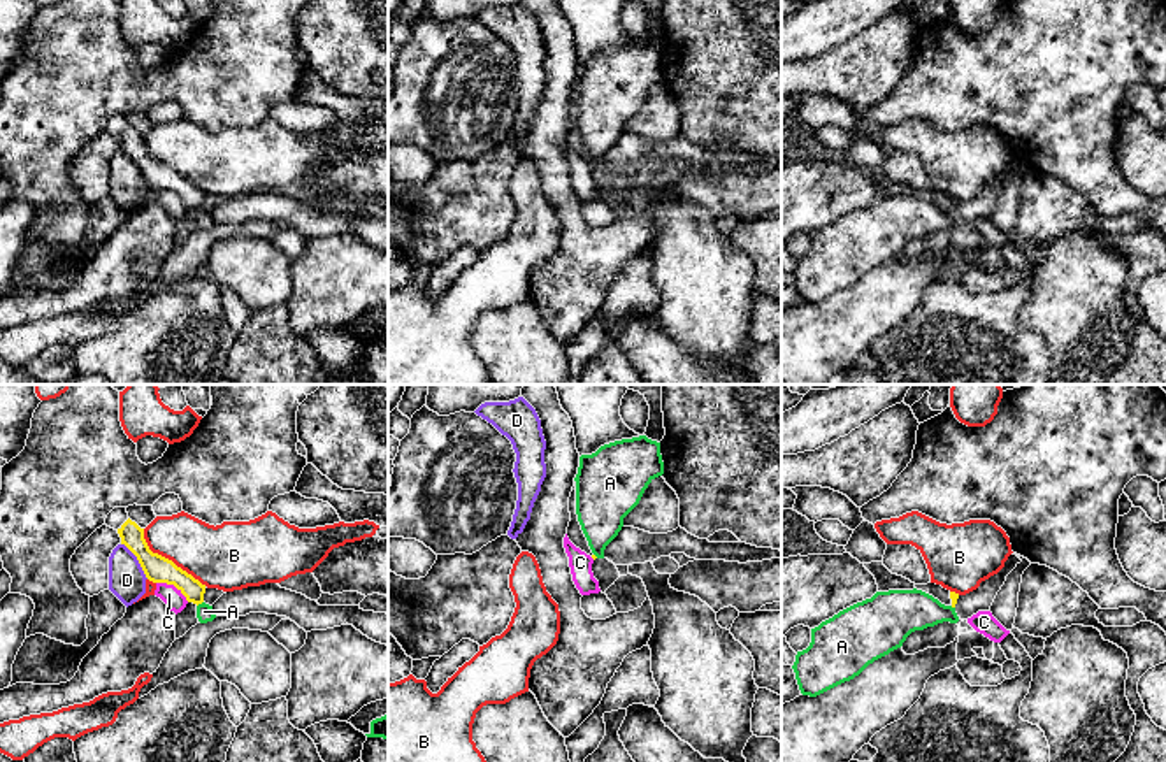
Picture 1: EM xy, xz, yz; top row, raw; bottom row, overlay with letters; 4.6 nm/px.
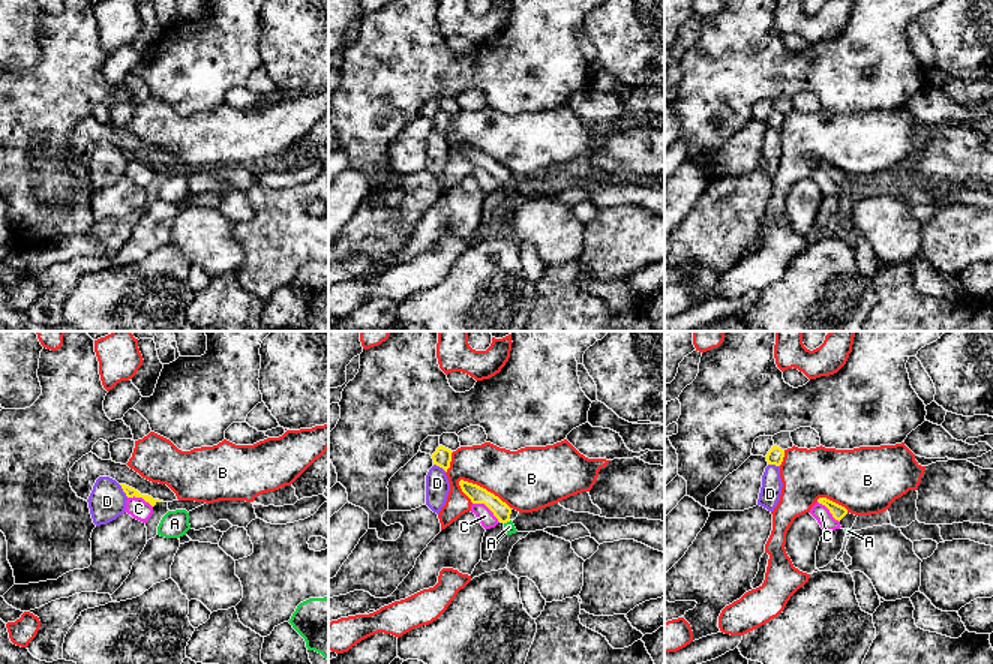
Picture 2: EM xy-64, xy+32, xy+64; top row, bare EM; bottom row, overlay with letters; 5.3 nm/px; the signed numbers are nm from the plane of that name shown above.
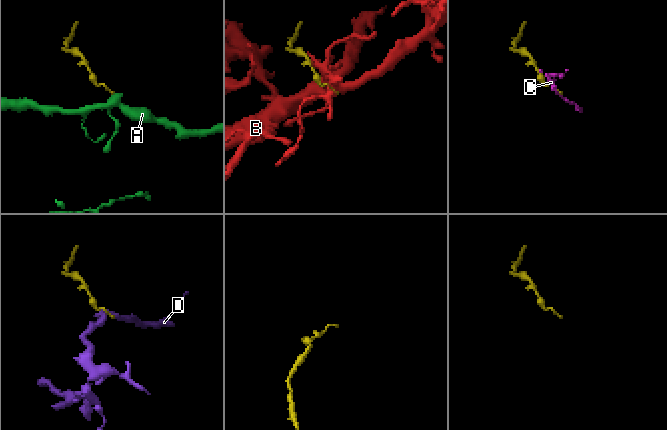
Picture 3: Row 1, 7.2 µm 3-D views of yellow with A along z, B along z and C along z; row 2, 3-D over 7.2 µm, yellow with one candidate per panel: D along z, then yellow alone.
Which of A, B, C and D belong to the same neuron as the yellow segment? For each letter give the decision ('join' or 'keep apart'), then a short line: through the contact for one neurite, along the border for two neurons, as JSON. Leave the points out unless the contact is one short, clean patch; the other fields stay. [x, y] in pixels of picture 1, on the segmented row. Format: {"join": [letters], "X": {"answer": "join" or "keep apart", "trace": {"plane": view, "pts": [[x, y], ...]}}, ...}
{"join": [], "A": {"answer": "keep apart", "trace": {"plane": "xy", "pts": [[202, 601], [197, 606]]}}, "B": {"answer": "keep apart"}, "C": {"answer": "keep apart", "trace": {"plane": "xy", "pts": [[157, 582], [172, 585], [188, 601]]}}, "D": {"answer": "keep apart", "trace": {"plane": "xy", "pts": [[122, 543], [136, 557], [148, 578]]}}}

